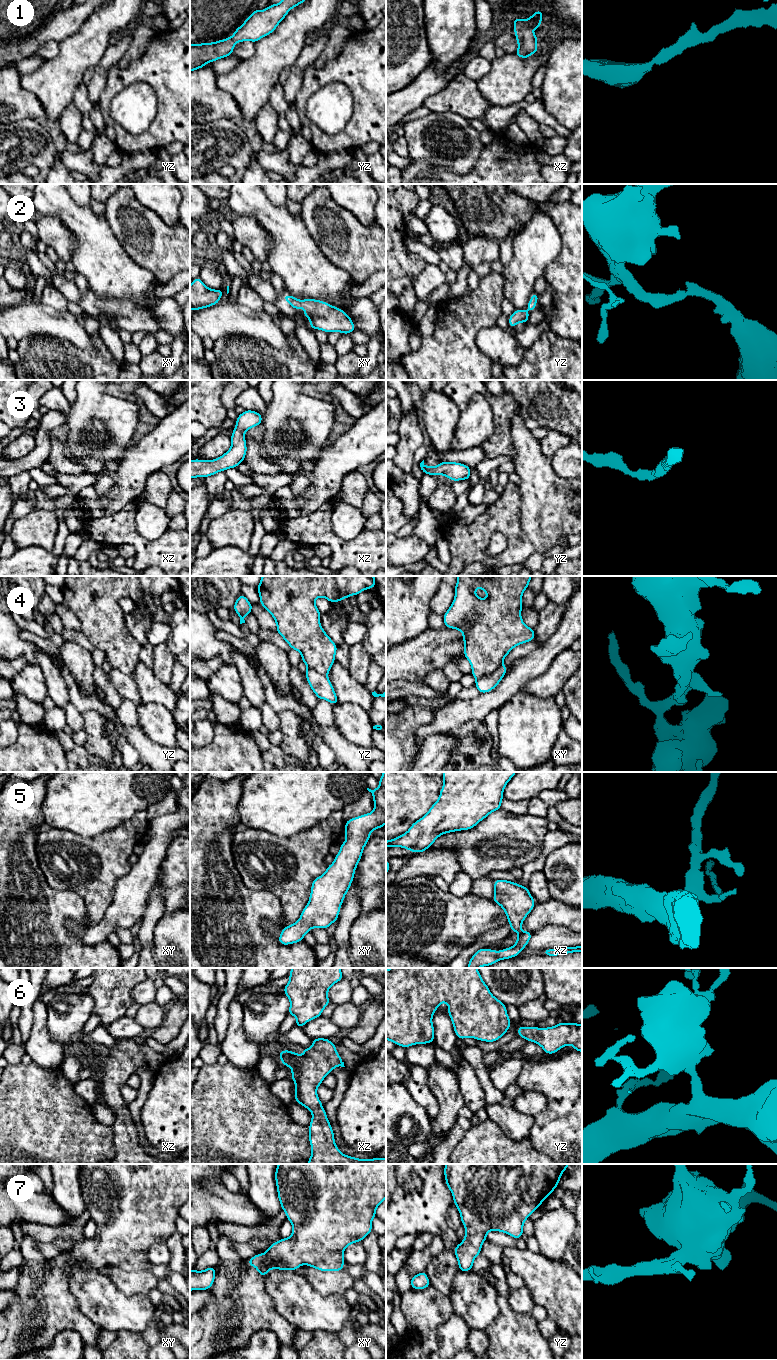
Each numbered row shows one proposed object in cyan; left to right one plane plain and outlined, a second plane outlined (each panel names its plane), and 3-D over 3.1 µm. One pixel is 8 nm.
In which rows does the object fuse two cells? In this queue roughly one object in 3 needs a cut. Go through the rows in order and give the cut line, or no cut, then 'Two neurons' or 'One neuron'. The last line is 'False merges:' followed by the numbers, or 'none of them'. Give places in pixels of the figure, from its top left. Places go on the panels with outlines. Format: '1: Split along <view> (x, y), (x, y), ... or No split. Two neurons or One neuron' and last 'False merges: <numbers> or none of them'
1: No split. One neuron
2: No split. One neuron
3: No split. One neuron
4: Split along xy (502, 664), (493, 671), (476, 679). Two neurons
5: No split. One neuron
6: No split. One neuron
7: No split. One neuron
False merges: 4

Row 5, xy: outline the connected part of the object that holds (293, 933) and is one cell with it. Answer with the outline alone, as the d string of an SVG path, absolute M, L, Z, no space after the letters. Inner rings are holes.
M386 772L379 779L377 789L367 790L373 795L374 810L345 822L345 842L325 873L313 880L308 904L297 922L282 929L278 937L280 944L300 942L311 928L327 929L338 919L370 833L386 824Z

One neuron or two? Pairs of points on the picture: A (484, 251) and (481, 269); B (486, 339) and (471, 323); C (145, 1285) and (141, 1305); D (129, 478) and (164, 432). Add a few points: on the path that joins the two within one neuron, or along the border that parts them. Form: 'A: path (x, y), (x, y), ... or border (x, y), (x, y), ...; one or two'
A: border (489, 262), (481, 262), (475, 269); two
B: border (495, 323), (478, 332), (476, 345), (482, 353); two
C: border (120, 1290), (127, 1295), (147, 1296); two
D: path (136, 467), (160, 443); one

